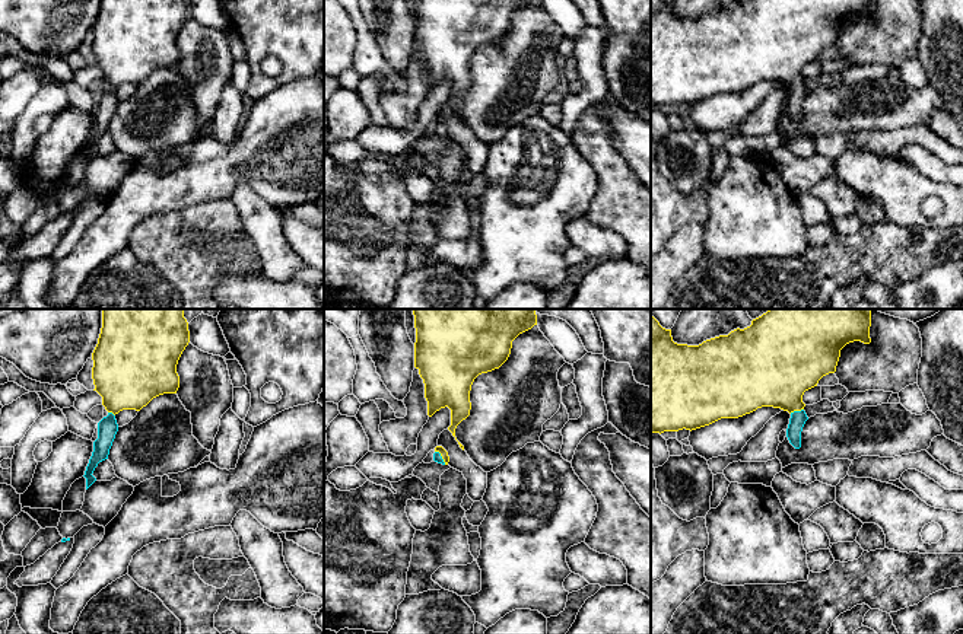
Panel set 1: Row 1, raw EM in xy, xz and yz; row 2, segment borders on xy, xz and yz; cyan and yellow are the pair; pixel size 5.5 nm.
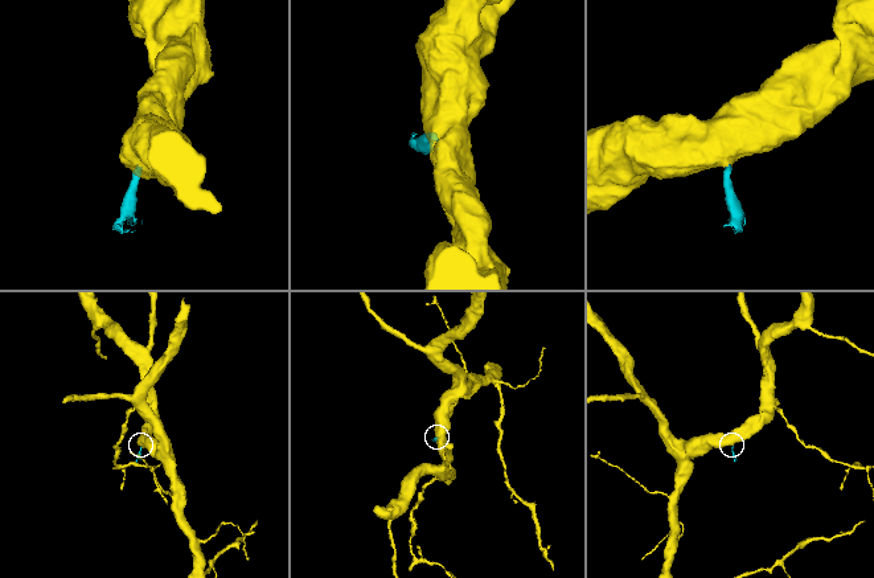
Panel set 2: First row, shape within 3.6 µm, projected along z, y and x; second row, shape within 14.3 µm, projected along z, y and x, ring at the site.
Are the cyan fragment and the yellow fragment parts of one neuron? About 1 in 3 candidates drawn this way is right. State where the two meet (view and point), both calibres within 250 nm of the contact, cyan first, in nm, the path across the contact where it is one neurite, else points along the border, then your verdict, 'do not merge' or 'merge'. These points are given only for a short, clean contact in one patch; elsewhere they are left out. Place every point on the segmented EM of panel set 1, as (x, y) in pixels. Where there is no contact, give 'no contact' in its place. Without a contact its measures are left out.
yz (795, 411) | 90/380 nm | across yz (798, 419), (795, 411), (776, 370) | merge

